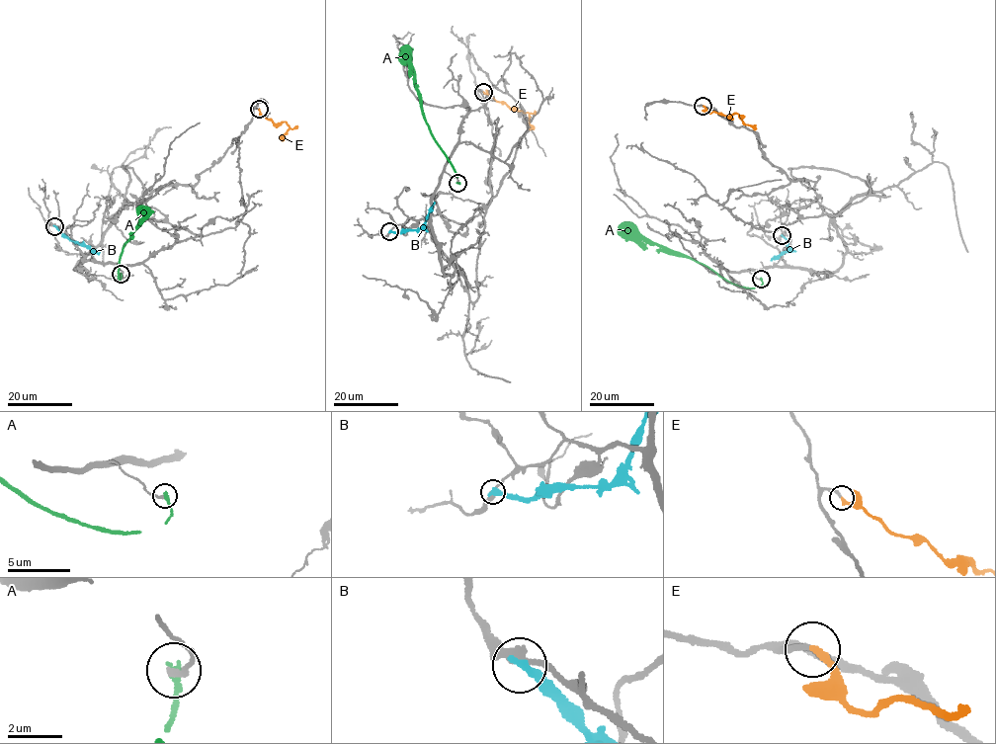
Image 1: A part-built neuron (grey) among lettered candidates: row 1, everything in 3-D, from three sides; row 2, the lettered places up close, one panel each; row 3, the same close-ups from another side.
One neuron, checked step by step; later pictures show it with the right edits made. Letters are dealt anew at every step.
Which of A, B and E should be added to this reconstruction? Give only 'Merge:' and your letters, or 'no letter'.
Merge: E

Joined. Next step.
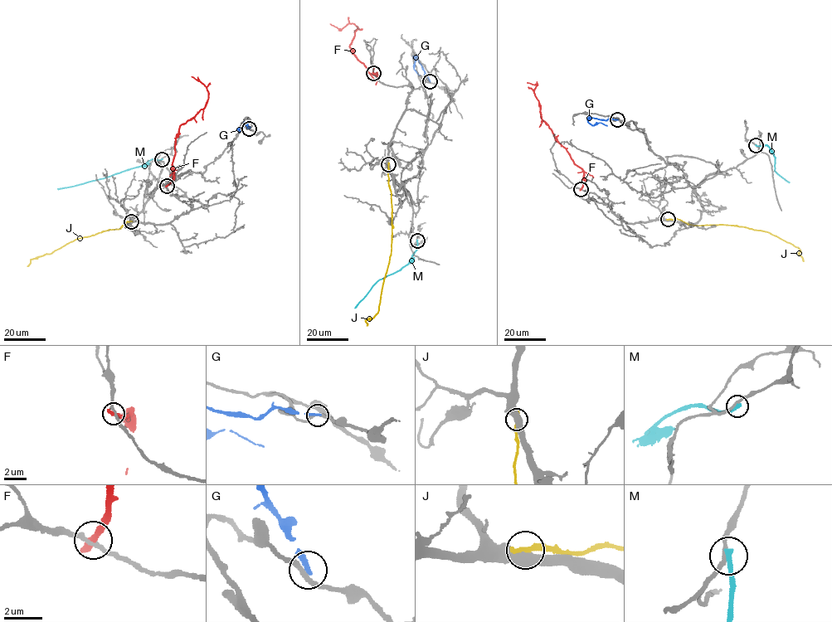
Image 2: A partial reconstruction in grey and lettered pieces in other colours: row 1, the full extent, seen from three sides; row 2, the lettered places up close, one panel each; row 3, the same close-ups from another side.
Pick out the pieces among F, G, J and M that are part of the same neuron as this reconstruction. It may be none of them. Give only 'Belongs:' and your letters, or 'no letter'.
Belongs: no letter

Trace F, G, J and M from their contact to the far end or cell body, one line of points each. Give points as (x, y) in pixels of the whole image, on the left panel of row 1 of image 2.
F: (167, 186), (172, 179), (172, 164), (180, 126), (204, 107), (208, 97), (206, 87), (192, 76)
G: (249, 128), (244, 123), (240, 131), (237, 128), (239, 132)
J: (131, 221), (126, 221), (120, 228), (78, 238), (50, 254), (32, 259), (26, 266)
M: (162, 159), (151, 159), (143, 165), (106, 177), (57, 189)

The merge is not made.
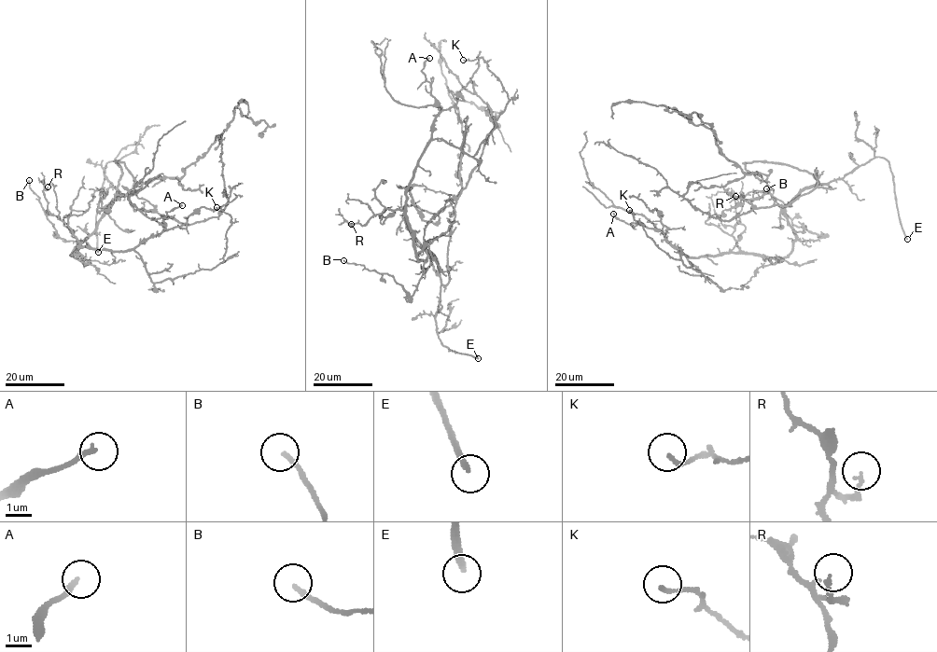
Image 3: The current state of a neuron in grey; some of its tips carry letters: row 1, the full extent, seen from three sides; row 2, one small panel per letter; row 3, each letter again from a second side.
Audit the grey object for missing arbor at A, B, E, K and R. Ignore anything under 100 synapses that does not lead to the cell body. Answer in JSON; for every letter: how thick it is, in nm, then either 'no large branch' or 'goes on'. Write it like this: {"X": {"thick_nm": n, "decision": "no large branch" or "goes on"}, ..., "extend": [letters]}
{"A": {"thick_nm": 190, "decision": "no large branch"}, "B": {"thick_nm": 170, "decision": "no large branch"}, "E": {"thick_nm": 220, "decision": "goes on"}, "K": {"thick_nm": 150, "decision": "no large branch"}, "R": {"thick_nm": 90, "decision": "no large branch"}, "extend": ["E"]}

